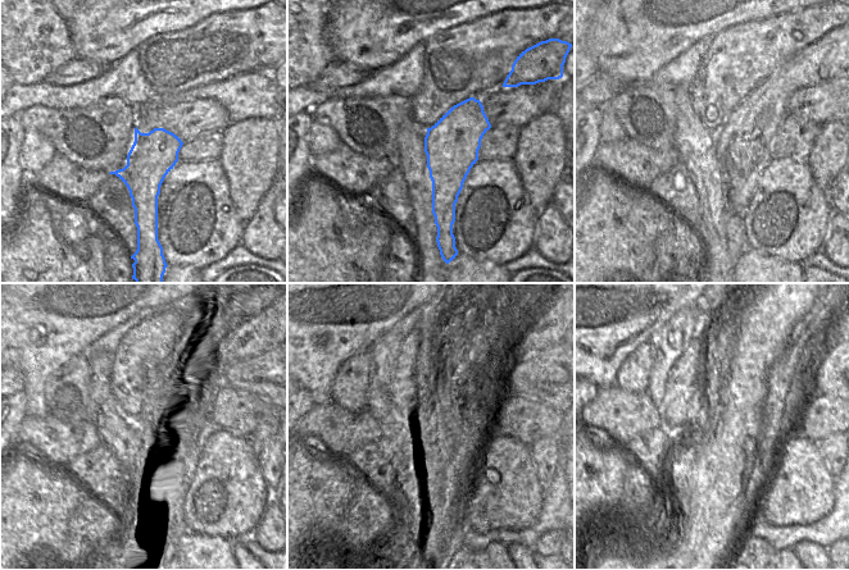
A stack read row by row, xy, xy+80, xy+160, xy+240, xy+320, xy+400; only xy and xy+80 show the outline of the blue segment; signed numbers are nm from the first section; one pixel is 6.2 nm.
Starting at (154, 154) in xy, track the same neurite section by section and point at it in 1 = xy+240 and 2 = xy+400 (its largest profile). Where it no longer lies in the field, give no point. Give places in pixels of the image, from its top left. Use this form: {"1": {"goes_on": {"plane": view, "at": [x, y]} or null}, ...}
{"1": {"goes_on": {"plane": "xy+240", "at": [178, 406]}}, "2": {"goes_on": {"plane": "xy+400", "at": [835, 327]}}}

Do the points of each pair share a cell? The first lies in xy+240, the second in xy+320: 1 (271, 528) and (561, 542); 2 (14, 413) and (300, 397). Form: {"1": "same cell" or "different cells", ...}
{"1": "same cell", "2": "same cell"}

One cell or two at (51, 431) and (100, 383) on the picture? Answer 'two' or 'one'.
two

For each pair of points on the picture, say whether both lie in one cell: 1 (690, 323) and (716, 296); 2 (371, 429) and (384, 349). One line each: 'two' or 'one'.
1: two
2: two

